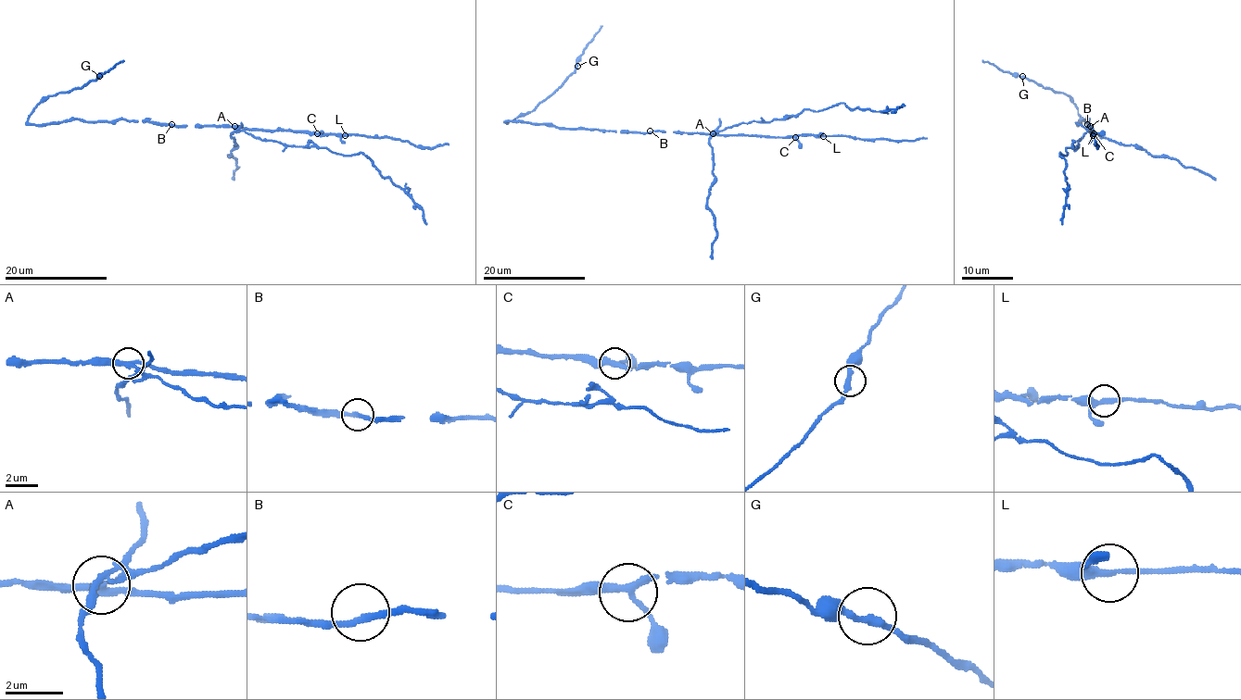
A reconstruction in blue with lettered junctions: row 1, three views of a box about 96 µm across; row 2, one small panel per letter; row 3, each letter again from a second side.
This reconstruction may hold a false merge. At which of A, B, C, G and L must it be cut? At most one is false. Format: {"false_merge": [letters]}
{"false_merge": ["A"]}

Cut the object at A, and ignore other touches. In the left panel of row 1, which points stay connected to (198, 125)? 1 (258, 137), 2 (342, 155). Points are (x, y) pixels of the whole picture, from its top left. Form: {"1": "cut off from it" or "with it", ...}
{"1": "cut off from it", "2": "cut off from it"}

